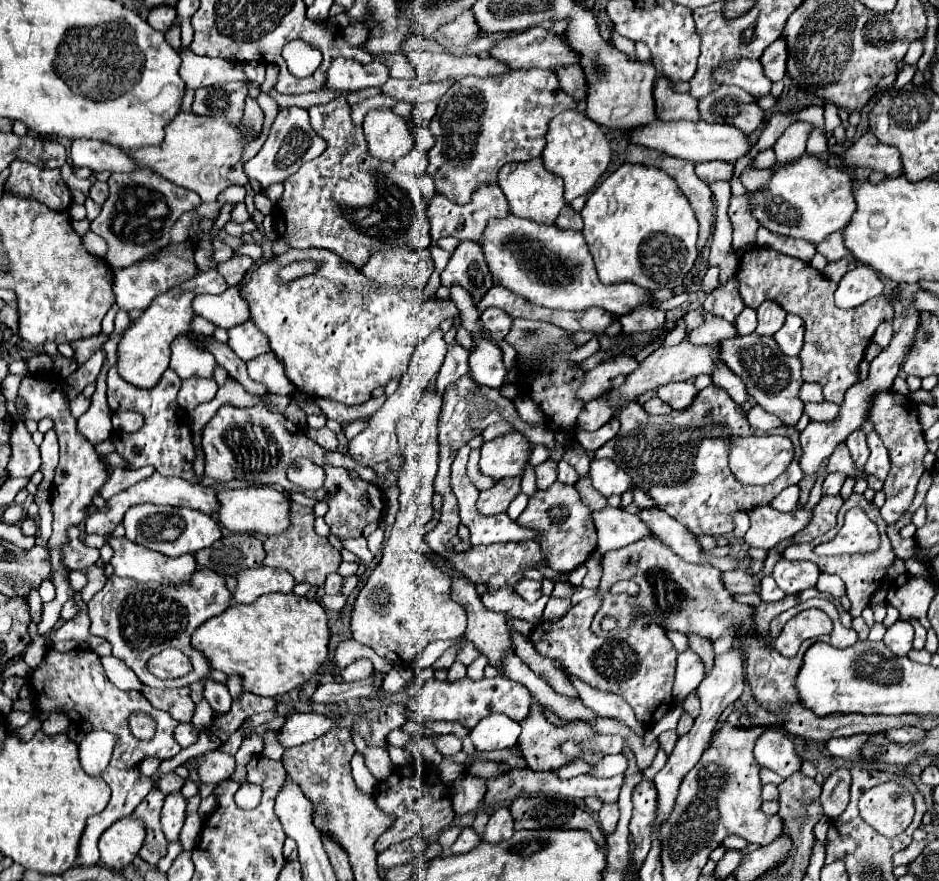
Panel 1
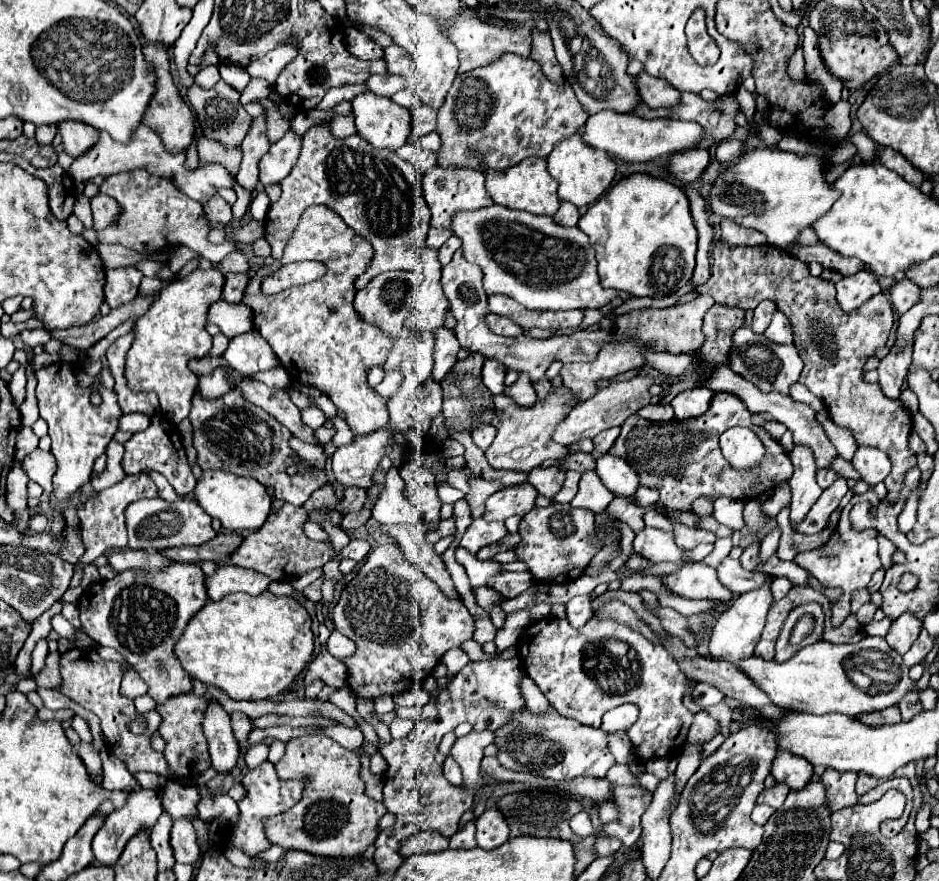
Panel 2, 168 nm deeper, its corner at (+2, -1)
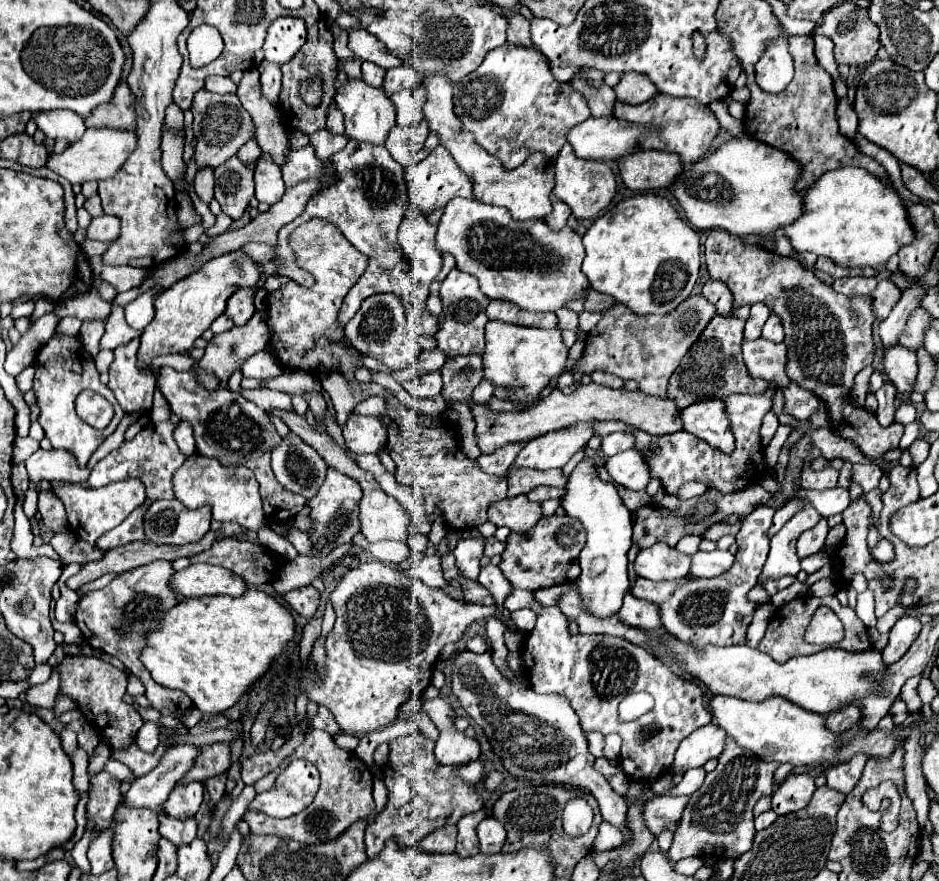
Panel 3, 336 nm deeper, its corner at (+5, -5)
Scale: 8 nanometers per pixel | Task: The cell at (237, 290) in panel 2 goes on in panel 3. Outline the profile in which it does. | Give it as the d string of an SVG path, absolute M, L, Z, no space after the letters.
M236 290L236 294L232 294L232 298L228 300L228 308L226 308L224 314L236 326L244 326L252 318L254 310L256 310L254 292L252 290Z

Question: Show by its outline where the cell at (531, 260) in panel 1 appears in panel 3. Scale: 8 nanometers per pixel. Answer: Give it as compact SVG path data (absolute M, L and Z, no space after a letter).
M454 198L446 204L438 222L436 248L440 252L452 254L456 258L456 268L472 274L480 284L480 292L492 300L498 298L516 302L520 308L532 312L554 312L572 298L586 298L588 282L580 270L584 260L584 246L582 238L568 226L562 230L552 230L544 220L514 222L508 210L500 206L490 206L476 198Z

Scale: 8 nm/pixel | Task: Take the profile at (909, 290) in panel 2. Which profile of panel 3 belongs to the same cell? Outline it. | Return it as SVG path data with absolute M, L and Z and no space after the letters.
M880 280L876 290L870 294L870 298L872 298L872 310L874 310L876 318L884 320L890 314L892 306L900 300L900 296L902 296L902 292L896 290L896 286L892 286L892 282Z

